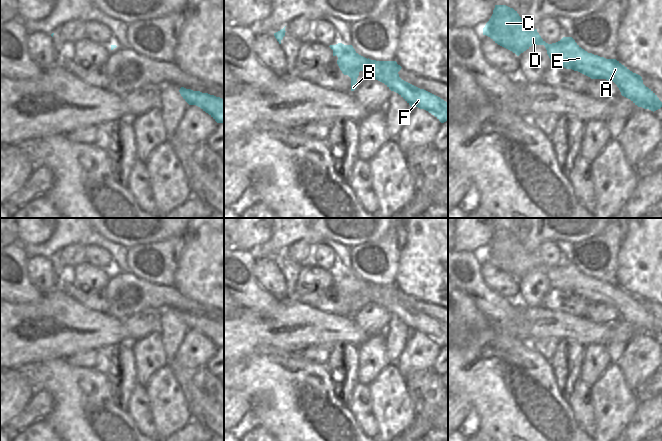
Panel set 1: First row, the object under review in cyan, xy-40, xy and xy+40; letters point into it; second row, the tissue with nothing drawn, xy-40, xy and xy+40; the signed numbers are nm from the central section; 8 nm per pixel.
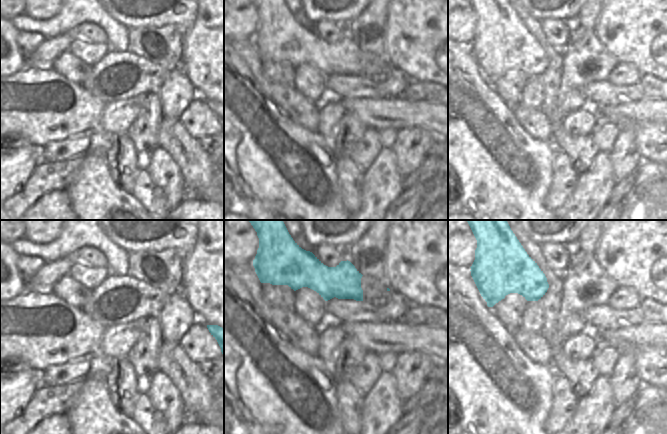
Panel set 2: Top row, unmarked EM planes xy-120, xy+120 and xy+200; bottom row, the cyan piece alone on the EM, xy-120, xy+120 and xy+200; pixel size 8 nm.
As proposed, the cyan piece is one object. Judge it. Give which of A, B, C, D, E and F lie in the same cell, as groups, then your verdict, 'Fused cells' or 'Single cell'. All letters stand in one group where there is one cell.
Groups: A B C D E F. Single cell.

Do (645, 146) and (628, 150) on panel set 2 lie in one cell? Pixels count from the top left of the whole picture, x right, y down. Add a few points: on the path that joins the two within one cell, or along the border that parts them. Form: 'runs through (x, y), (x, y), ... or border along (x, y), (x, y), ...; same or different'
border along (621, 128), (632, 130), (634, 145), (641, 160); different

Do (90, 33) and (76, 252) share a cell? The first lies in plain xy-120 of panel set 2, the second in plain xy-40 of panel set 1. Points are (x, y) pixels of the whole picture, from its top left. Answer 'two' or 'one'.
two

